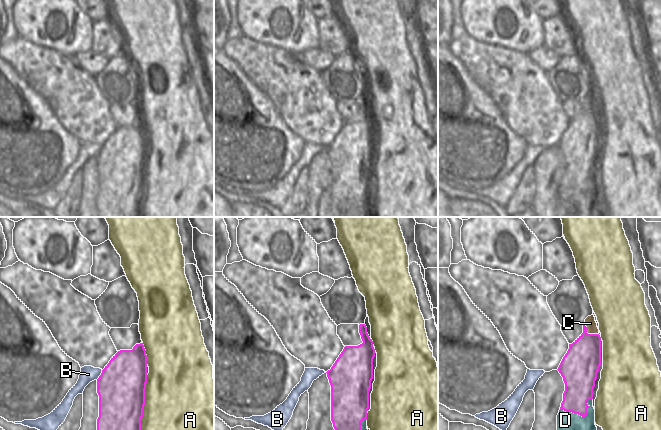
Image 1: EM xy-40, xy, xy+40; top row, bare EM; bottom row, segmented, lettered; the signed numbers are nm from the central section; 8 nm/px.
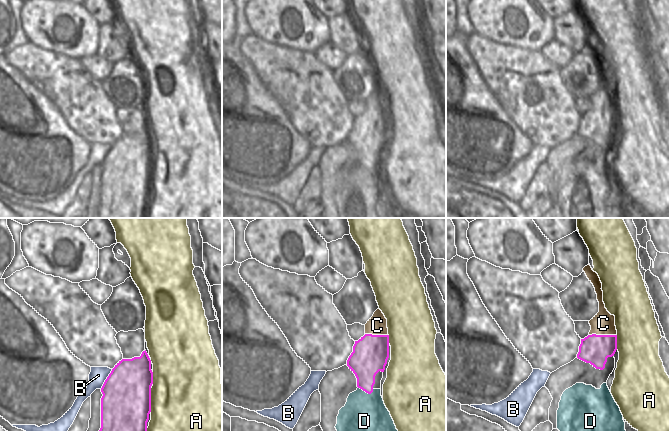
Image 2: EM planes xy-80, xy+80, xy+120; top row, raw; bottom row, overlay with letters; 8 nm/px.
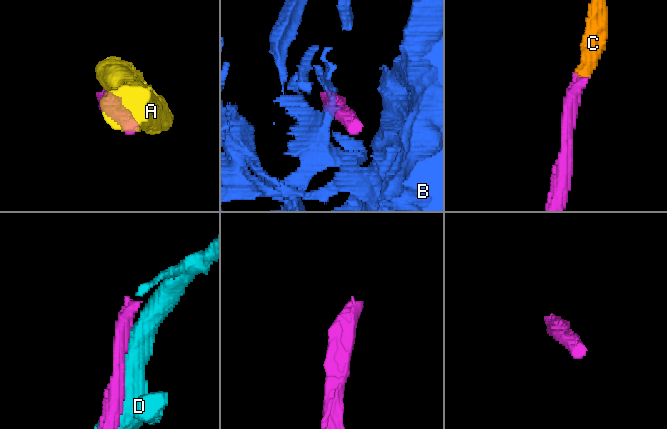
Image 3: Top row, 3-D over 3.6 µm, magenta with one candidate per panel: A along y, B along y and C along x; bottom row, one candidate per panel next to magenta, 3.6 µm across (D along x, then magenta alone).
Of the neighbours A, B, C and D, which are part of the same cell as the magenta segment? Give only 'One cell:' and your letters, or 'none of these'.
One cell: C.

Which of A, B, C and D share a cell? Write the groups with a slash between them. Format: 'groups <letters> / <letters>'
groups A / B / C / D

